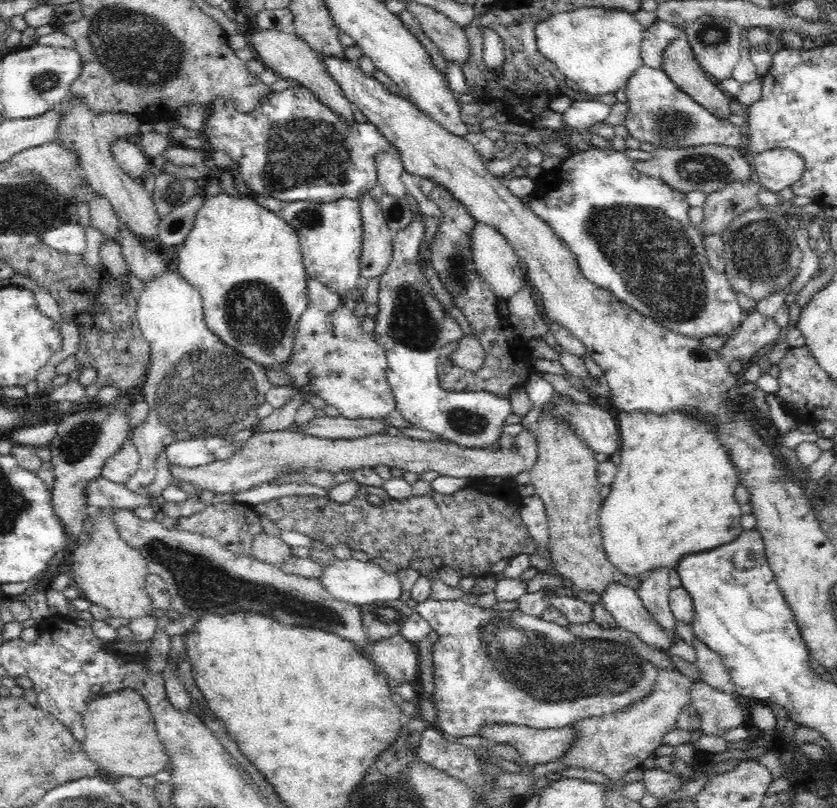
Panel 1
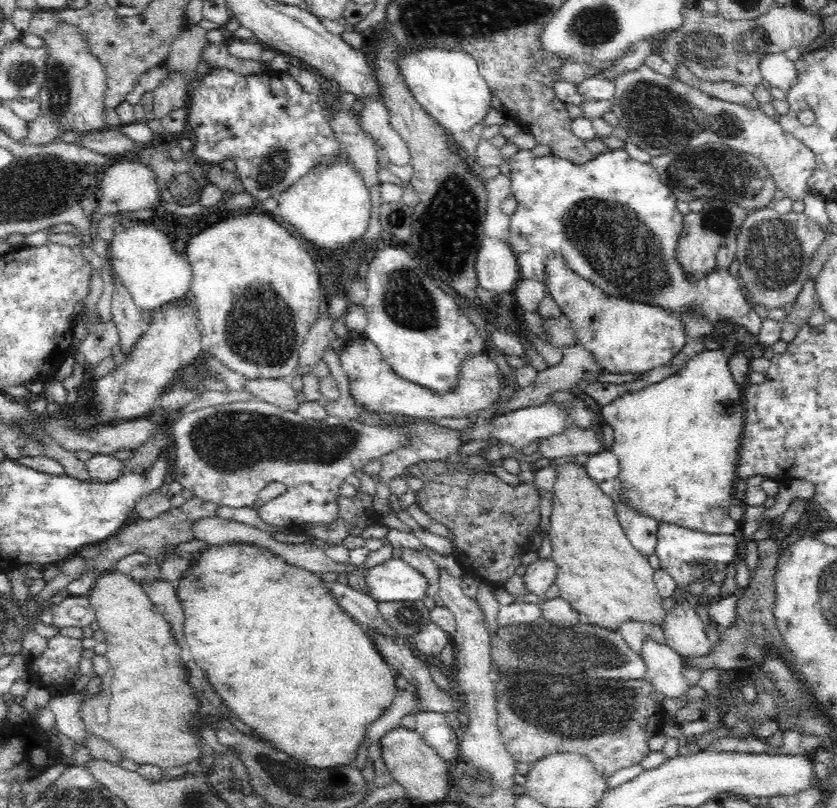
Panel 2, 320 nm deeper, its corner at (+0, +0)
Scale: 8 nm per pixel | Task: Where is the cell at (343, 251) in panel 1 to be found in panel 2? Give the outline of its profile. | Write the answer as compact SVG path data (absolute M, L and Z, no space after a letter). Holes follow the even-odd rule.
M343 148L337 161L314 166L292 186L279 193L277 198L277 212L282 218L296 228L302 238L318 248L332 252L332 256L360 241L369 225L370 191Z

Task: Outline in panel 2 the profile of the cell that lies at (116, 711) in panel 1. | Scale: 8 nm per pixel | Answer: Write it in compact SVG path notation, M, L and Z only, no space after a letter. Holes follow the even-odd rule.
M112 571L101 574L89 592L89 601L95 608L99 629L105 634L105 655L109 660L109 668L101 676L100 694L80 704L80 717L86 732L106 739L124 758L140 765L150 763L162 769L182 765L193 767L194 762L200 758L200 743L190 728L194 725L193 721L197 720L201 702L188 683L184 665L187 652L174 639L170 623L159 611L159 607L148 598L141 583L123 573Z

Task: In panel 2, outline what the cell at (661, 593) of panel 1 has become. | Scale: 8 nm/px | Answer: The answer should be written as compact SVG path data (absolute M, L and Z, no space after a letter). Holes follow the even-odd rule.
M619 493L614 496L616 514L618 522L621 523L628 540L638 552L647 558L648 555L655 553L657 541L657 522L652 517L644 516L631 508L623 501Z

